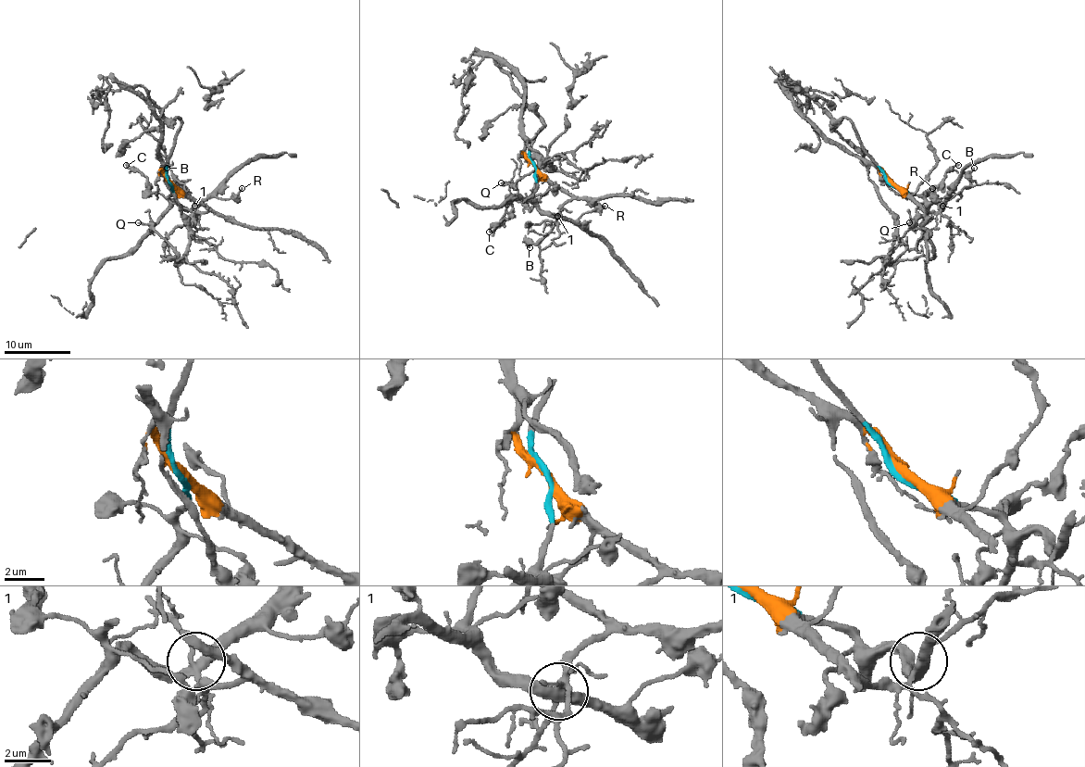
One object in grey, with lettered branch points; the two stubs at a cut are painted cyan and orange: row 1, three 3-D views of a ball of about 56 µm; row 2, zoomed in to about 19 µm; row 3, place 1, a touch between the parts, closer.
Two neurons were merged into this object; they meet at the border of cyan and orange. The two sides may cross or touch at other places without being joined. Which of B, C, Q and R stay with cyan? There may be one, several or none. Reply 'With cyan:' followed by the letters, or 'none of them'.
With cyan: C, Q, R

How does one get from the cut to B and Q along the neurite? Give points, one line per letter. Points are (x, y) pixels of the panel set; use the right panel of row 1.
B: (891, 183), (923, 209), (938, 211), (970, 184), (973, 168)
Q: (890, 183), (918, 194), (927, 216), (918, 224), (910, 223)

